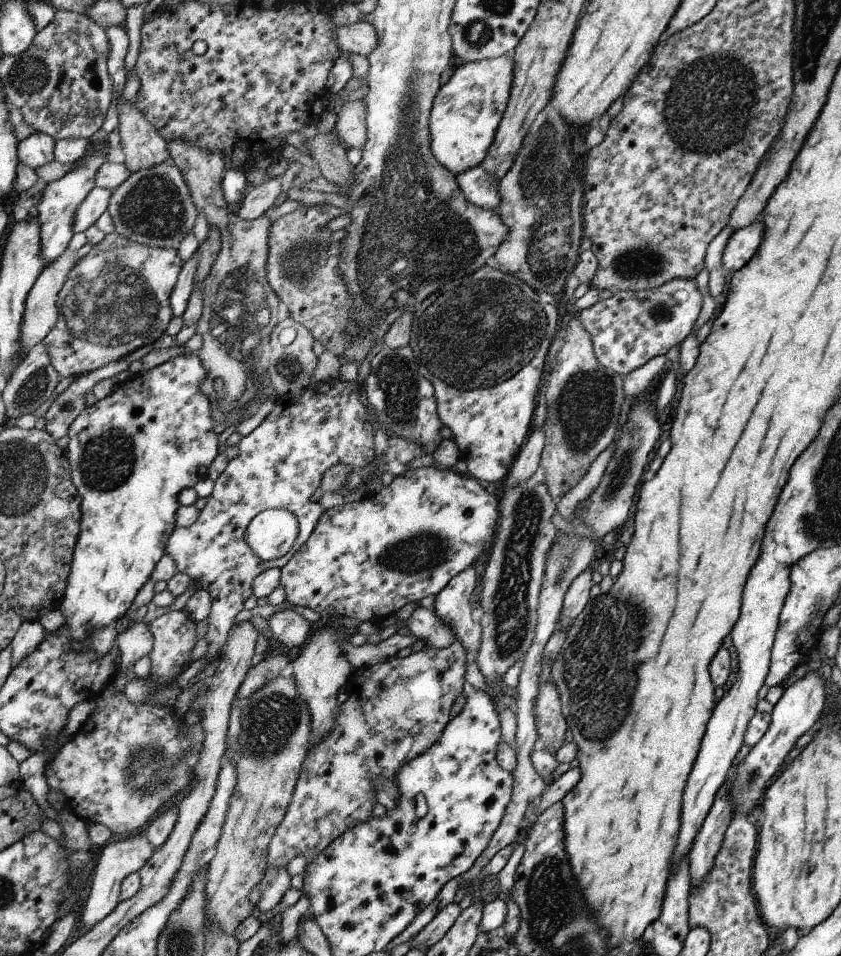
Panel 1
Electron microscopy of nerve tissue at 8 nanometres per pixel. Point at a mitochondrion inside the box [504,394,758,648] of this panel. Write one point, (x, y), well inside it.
(628, 459)

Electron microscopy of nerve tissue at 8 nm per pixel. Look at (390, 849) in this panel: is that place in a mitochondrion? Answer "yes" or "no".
no

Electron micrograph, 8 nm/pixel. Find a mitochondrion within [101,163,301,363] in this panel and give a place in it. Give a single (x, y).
(153, 208)

